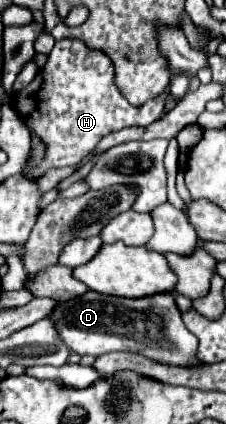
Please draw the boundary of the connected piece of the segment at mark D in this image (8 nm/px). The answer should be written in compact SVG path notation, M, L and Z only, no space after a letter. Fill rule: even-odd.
M87 291L69 301L57 303L51 313L61 341L67 343L75 355L101 355L109 351L131 351L143 353L161 363L189 365L199 363L195 359L197 337L193 337L181 321L181 311L175 303L173 293L157 293L141 299L101 295Z

